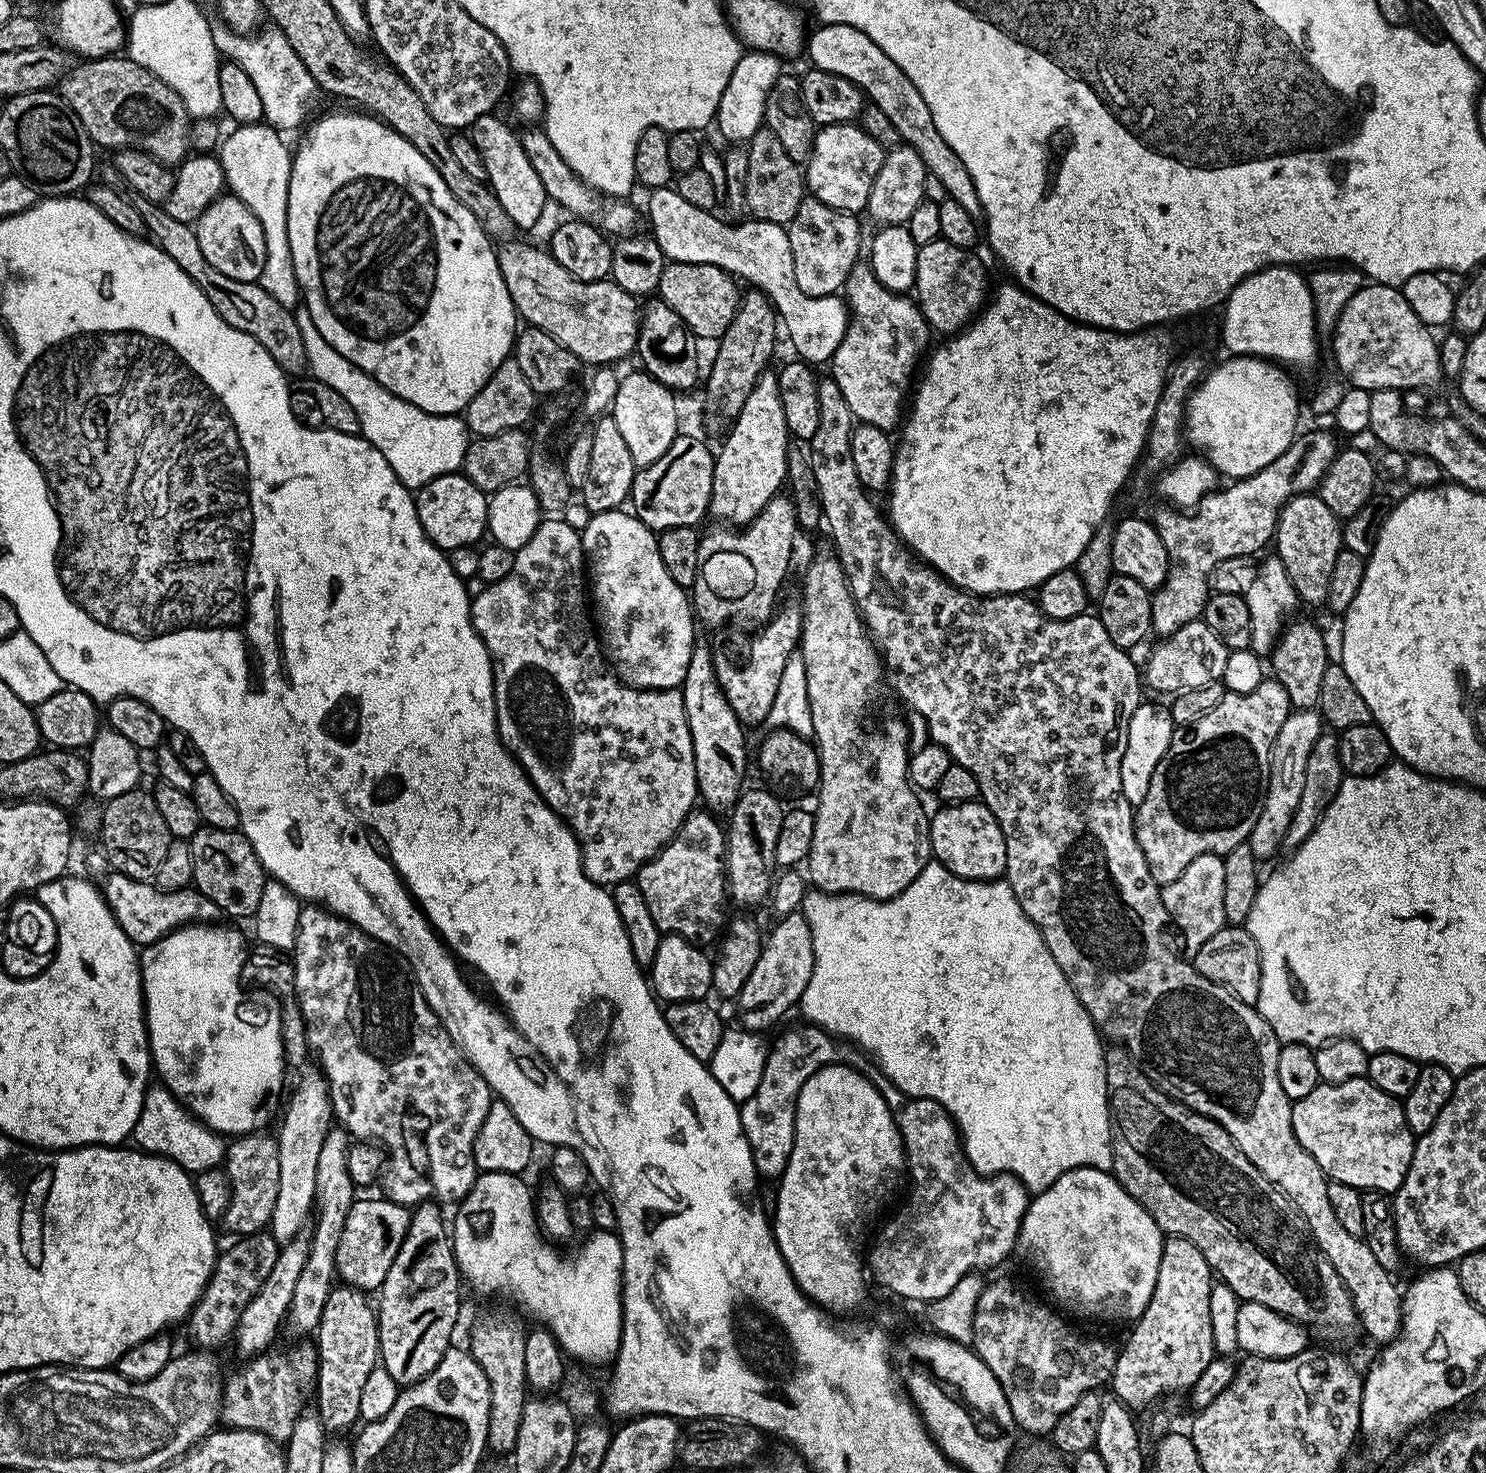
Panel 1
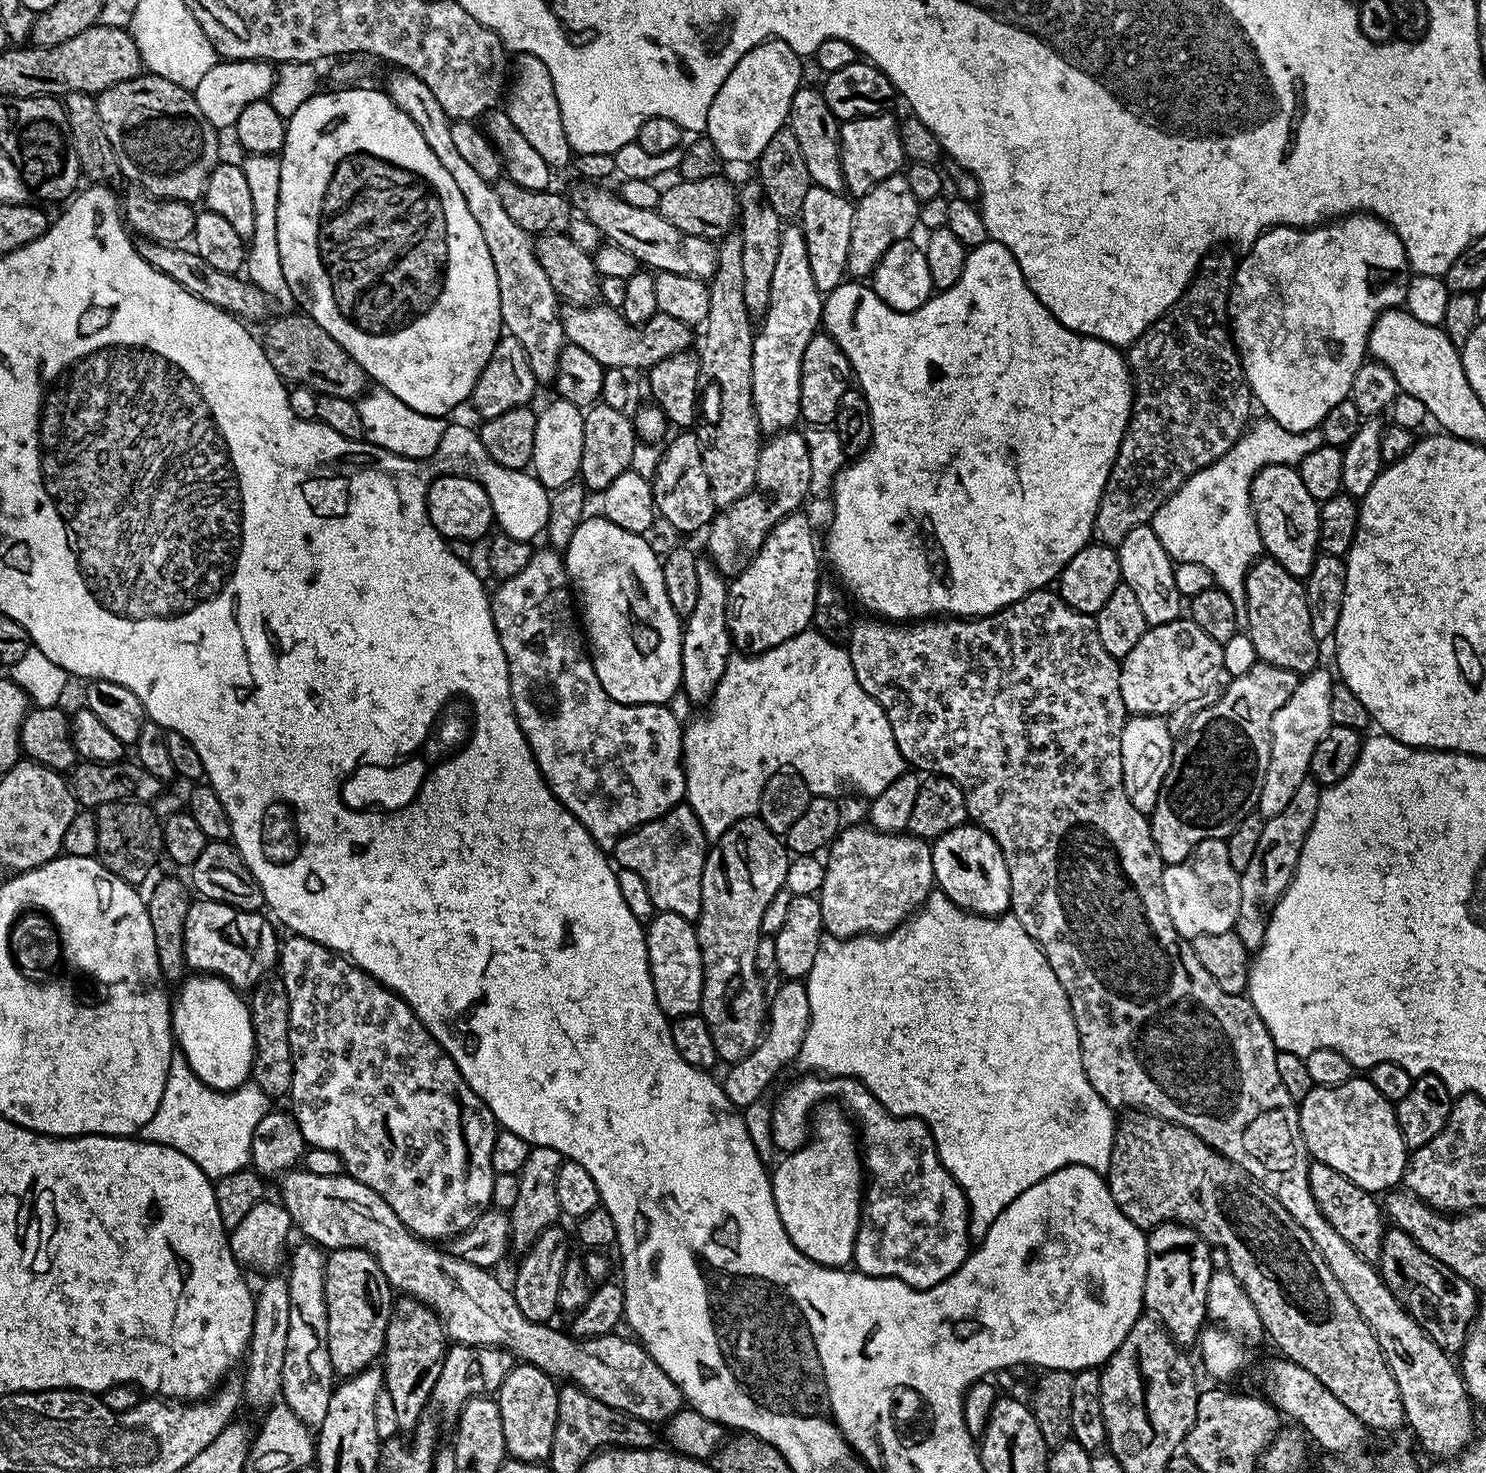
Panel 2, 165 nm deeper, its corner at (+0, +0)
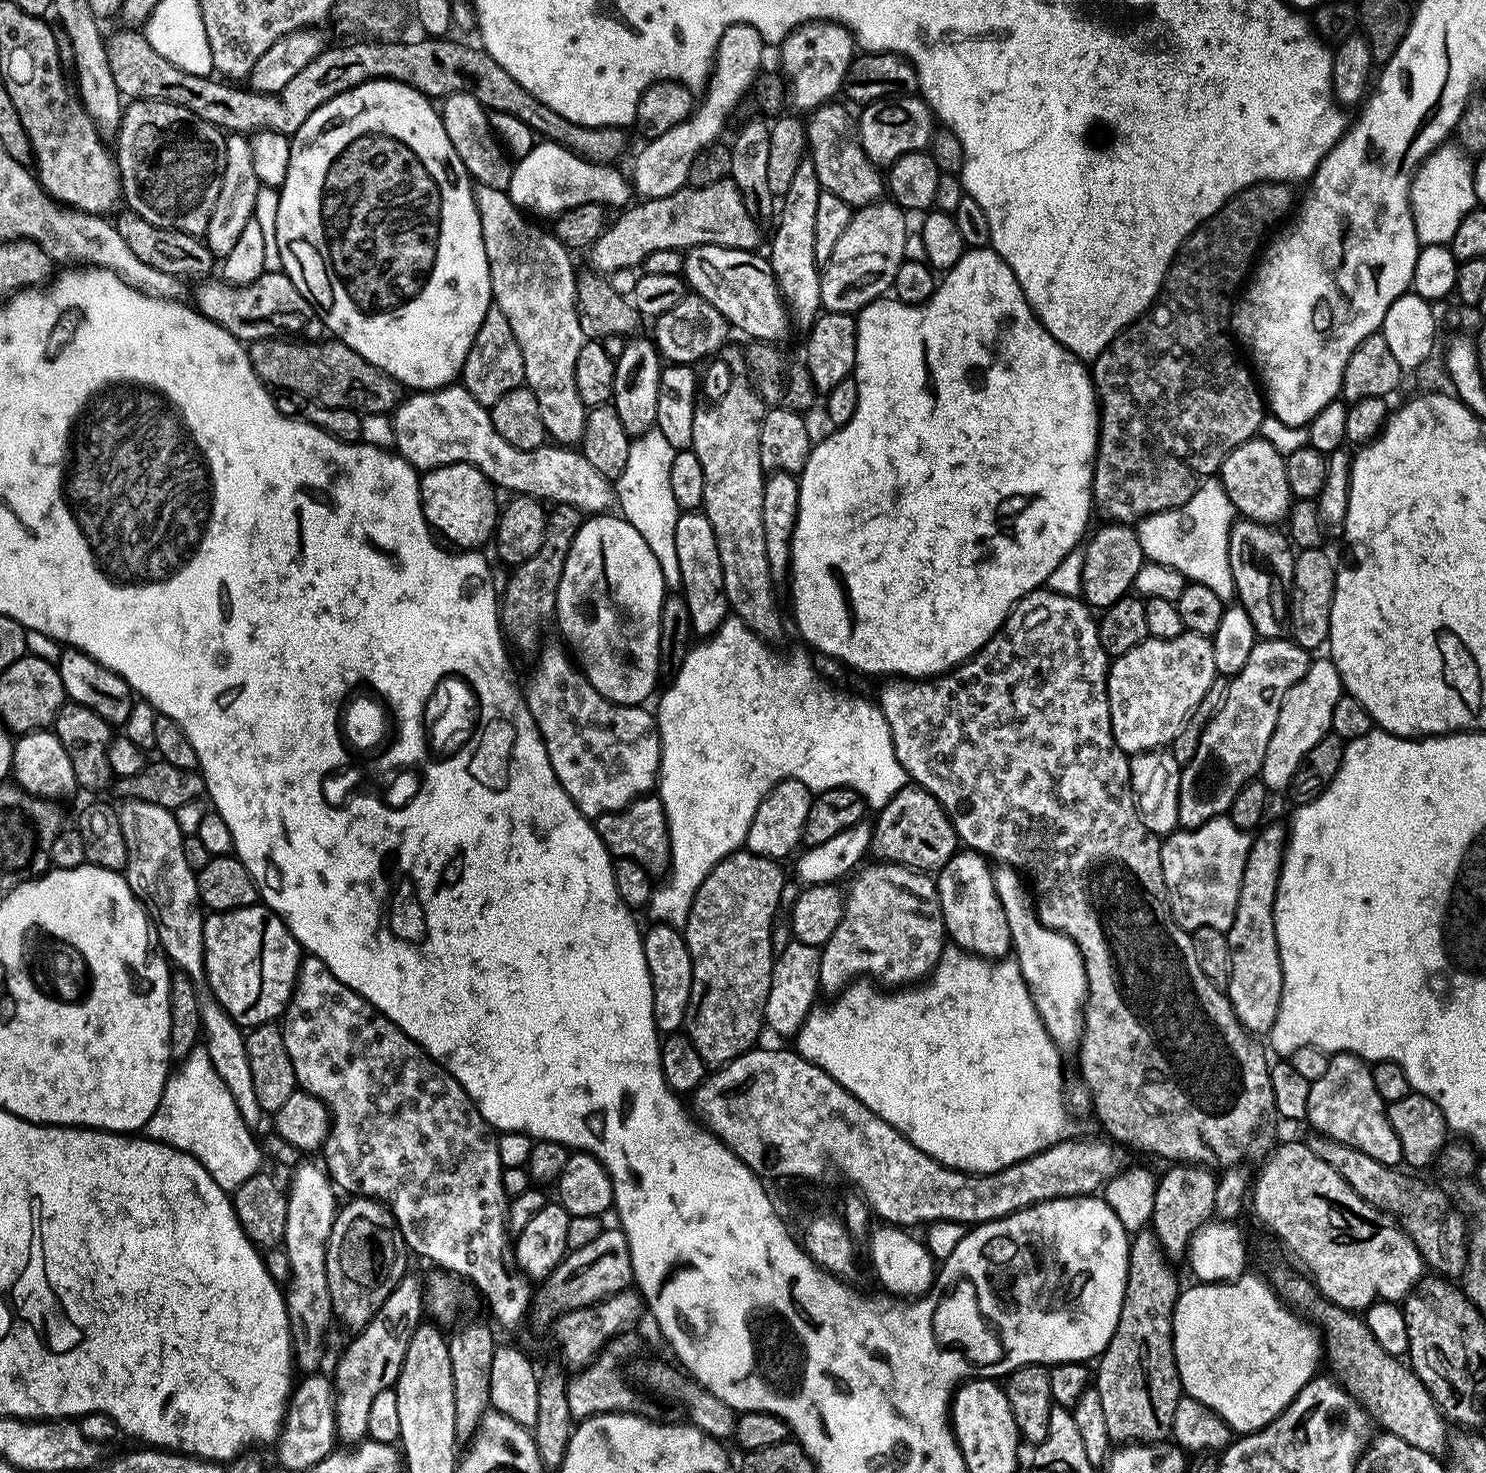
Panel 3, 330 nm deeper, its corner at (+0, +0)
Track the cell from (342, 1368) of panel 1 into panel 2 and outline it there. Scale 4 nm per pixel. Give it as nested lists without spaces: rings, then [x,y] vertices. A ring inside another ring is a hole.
[[[337,1248],[324,1261],[324,1297],[328,1315],[328,1349],[332,1371],[347,1378],[363,1368],[373,1367],[372,1360],[384,1351],[388,1319],[392,1313],[394,1290],[376,1259],[361,1248]]]

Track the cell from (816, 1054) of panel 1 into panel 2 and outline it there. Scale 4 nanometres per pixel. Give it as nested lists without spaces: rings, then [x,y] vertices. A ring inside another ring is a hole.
[[[816,1074],[804,1075],[808,1076],[786,1085],[772,1104],[772,1140],[781,1148],[781,1153],[798,1151],[810,1136],[810,1113],[829,1098],[839,1101],[858,1125],[858,1132],[862,1137],[862,1164],[866,1169],[867,1179],[869,1176],[872,1181],[869,1184],[867,1181],[866,1191],[862,1196],[862,1219],[852,1255],[855,1271],[865,1272],[867,1276],[901,1280],[911,1288],[933,1288],[938,1286],[938,1282],[950,1278],[950,1274],[963,1266],[970,1251],[968,1197],[940,1160],[927,1122],[916,1116],[890,1114],[890,1110],[886,1110],[886,1106],[882,1106],[882,1102],[874,1098],[872,1091],[861,1080],[852,1076],[821,1078]]]

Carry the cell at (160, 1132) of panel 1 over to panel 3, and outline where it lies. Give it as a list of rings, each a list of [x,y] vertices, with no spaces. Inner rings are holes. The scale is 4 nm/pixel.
[[[203,1046],[196,1047],[188,1055],[187,1060],[183,1061],[177,1068],[180,1069],[177,1072],[175,1069],[169,1075],[168,1084],[164,1088],[158,1110],[154,1110],[154,1114],[147,1122],[147,1139],[156,1140],[160,1144],[168,1144],[172,1148],[177,1148],[183,1152],[189,1152],[207,1170],[210,1178],[214,1178],[214,1182],[218,1182],[220,1188],[235,1190],[238,1186],[242,1186],[242,1182],[246,1182],[246,1178],[250,1178],[255,1172],[261,1171],[261,1145],[260,1148],[256,1145],[257,1137],[254,1135],[252,1129],[246,1126],[246,1122],[242,1118],[242,1114],[230,1094],[228,1083],[216,1073],[214,1062],[210,1062],[208,1052]],[[179,1120],[181,1126],[184,1127],[184,1136],[180,1136],[179,1130],[176,1129],[176,1123]]]

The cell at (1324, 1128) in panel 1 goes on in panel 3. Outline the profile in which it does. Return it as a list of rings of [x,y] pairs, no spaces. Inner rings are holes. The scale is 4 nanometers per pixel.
[[[1349,1052],[1329,1055],[1326,1074],[1322,1074],[1322,1078],[1312,1081],[1310,1086],[1307,1123],[1313,1124],[1319,1135],[1329,1136],[1338,1142],[1346,1142],[1346,1146],[1354,1146],[1358,1150],[1362,1150],[1362,1154],[1370,1154],[1370,1158],[1383,1164],[1396,1166],[1402,1161],[1402,1146],[1398,1146],[1398,1134],[1394,1134],[1388,1121],[1388,1109],[1384,1099],[1374,1086],[1369,1061],[1364,1060],[1361,1056],[1355,1056]]]

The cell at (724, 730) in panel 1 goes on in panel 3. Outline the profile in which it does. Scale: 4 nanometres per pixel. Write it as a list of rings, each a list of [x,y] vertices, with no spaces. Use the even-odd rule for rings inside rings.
[[[700,510],[681,511],[674,529],[674,544],[677,547],[678,567],[681,570],[679,587],[689,608],[692,631],[697,637],[707,638],[716,632],[718,626],[722,626],[722,622],[730,615],[722,582],[722,558],[718,558],[718,542],[714,538],[714,526],[710,526],[710,518]]]

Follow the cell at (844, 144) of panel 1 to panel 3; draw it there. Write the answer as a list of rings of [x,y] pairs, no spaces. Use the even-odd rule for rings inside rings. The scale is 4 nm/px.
[[[919,95],[901,96],[899,98],[878,100],[874,104],[863,105],[858,112],[858,127],[862,150],[869,162],[877,166],[889,166],[902,158],[903,155],[925,151],[931,145],[934,117],[931,108],[928,107],[928,103]]]

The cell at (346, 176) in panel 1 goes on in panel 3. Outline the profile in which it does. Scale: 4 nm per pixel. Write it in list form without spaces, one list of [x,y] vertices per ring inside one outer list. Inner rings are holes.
[[[371,80],[338,94],[314,110],[314,114],[310,114],[310,118],[306,118],[306,122],[302,122],[302,126],[290,138],[290,166],[286,170],[286,182],[278,190],[280,201],[276,223],[280,267],[316,309],[325,329],[333,332],[336,335],[333,337],[339,343],[366,358],[366,362],[390,374],[405,389],[421,392],[447,388],[459,377],[464,369],[466,354],[482,326],[482,318],[486,318],[489,308],[494,304],[490,266],[486,262],[486,246],[482,242],[482,222],[476,209],[474,181],[446,134],[437,105],[432,104],[435,103],[429,97],[408,84],[397,80]]]

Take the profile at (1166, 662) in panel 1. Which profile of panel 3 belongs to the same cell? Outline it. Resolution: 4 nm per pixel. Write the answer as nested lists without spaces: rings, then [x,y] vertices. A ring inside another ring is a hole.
[[[1185,630],[1178,638],[1170,638],[1169,640],[1149,638],[1141,642],[1138,646],[1134,646],[1134,650],[1126,650],[1126,654],[1115,657],[1115,659],[1111,661],[1108,669],[1108,705],[1110,706],[1110,722],[1112,723],[1112,738],[1115,747],[1121,748],[1125,754],[1154,752],[1167,749],[1169,745],[1171,745],[1172,739],[1178,734],[1178,730],[1182,730],[1182,726],[1186,723],[1189,716],[1191,716],[1194,709],[1213,691],[1212,683],[1214,683],[1215,680],[1218,680],[1218,673],[1214,666],[1212,641],[1209,637],[1199,636],[1196,632]]]

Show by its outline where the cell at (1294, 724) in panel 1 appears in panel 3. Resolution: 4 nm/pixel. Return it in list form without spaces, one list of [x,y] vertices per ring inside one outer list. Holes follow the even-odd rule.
[[[1330,658],[1313,659],[1306,674],[1302,674],[1302,678],[1294,682],[1290,690],[1286,690],[1286,698],[1282,698],[1282,710],[1278,710],[1278,722],[1274,726],[1274,734],[1270,734],[1266,758],[1262,758],[1258,777],[1259,783],[1265,784],[1269,793],[1283,793],[1302,758],[1306,758],[1306,754],[1314,750],[1314,746],[1323,736],[1331,733],[1334,702],[1338,702],[1341,695],[1340,675],[1336,663]]]

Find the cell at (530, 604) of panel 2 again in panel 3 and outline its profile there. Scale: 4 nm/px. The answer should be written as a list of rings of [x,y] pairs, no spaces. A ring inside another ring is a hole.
[[[547,644],[539,649],[535,657],[536,669],[528,680],[528,688],[526,684],[526,699],[546,746],[550,766],[566,794],[570,794],[574,806],[578,806],[584,816],[595,818],[621,812],[657,787],[660,778],[660,735],[656,729],[656,717],[649,709],[647,712],[647,707],[616,704],[613,700],[607,700],[563,647],[560,649],[556,644]]]

